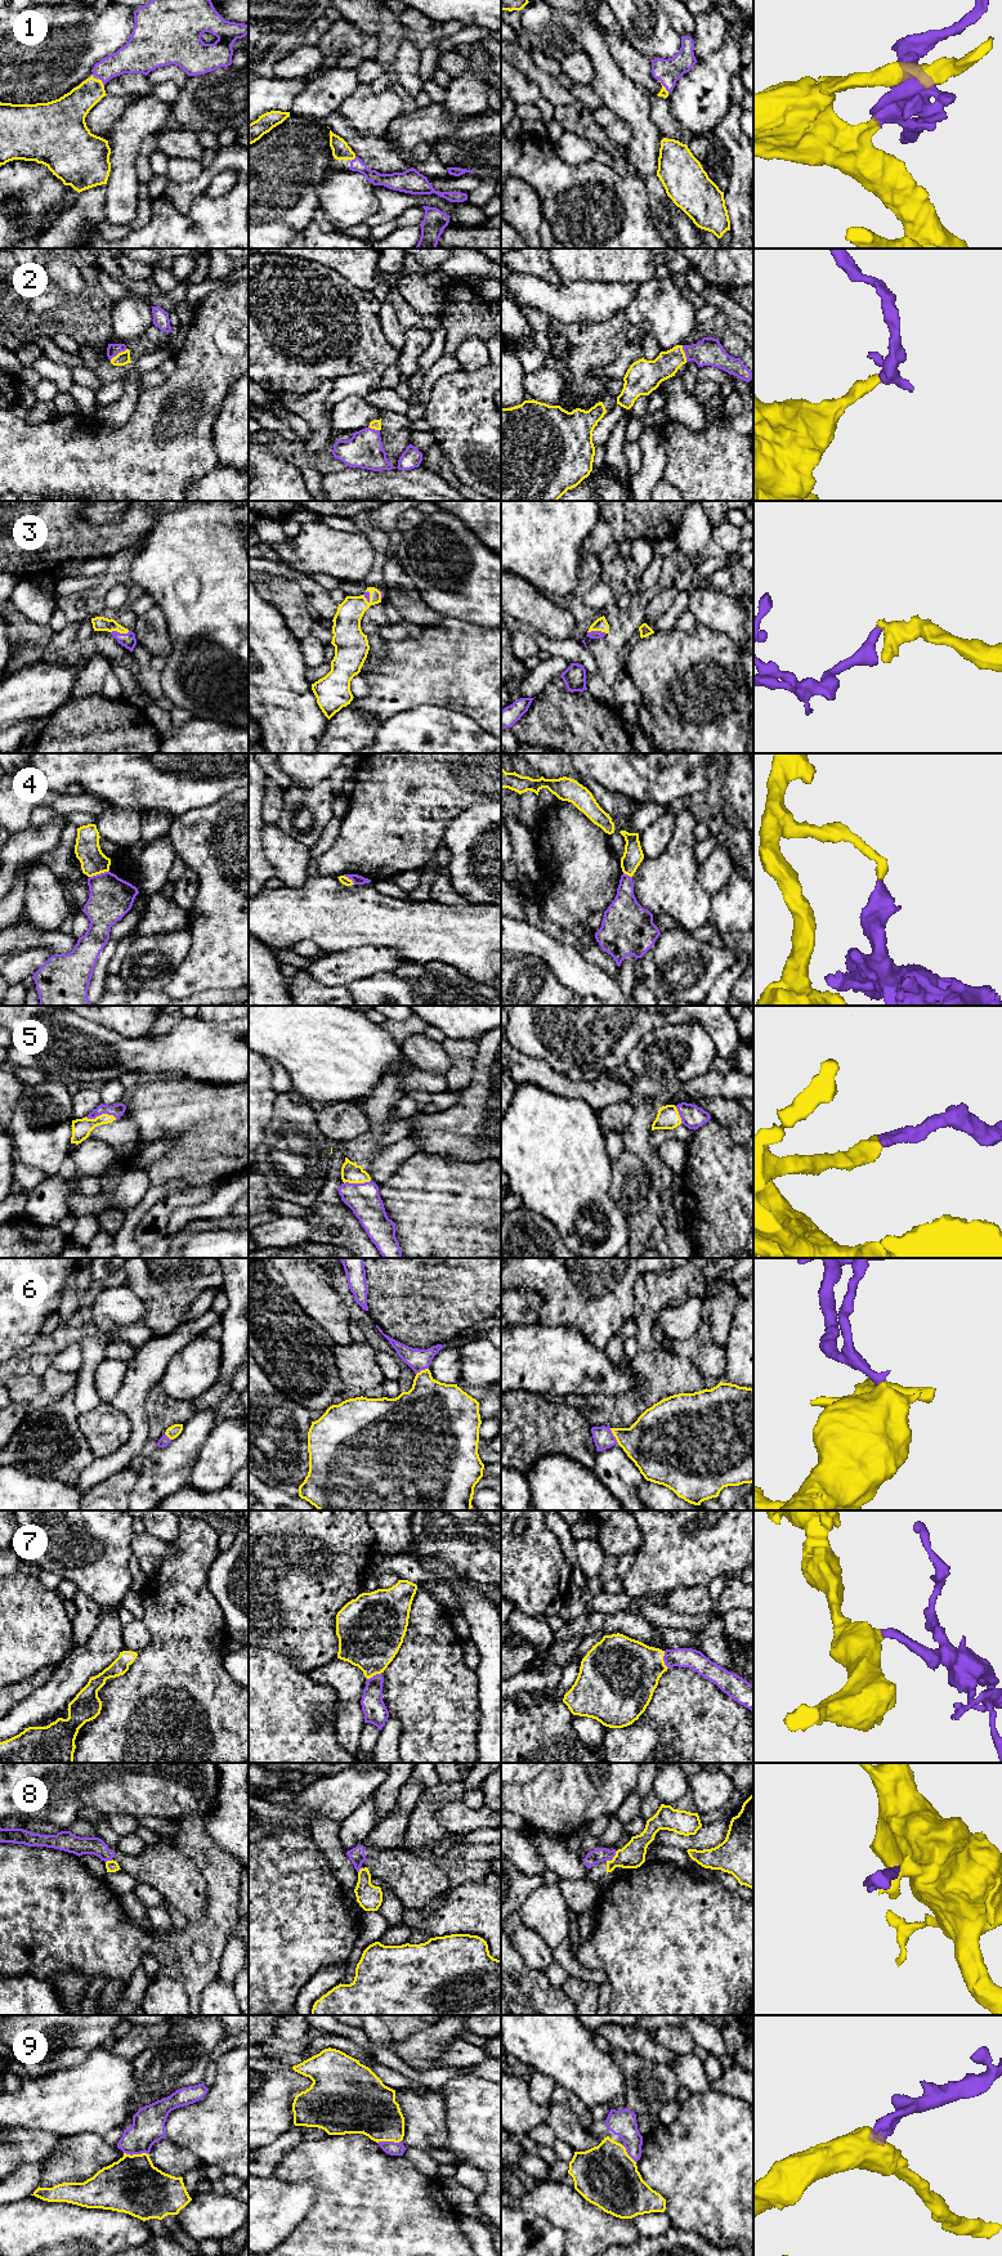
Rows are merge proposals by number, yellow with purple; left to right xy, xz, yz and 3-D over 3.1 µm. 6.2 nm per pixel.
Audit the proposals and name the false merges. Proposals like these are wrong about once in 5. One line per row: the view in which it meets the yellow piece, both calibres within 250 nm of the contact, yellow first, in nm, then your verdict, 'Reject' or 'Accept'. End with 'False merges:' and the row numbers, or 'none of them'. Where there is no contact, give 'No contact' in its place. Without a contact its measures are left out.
1: Touches yellow in xy. Thickness 200 nm (yellow) against 190 nm. Accept
2: Touches yellow in xy. Thickness 90 nm (yellow) against 80 nm. Accept
3: Touches yellow in yz. Thickness 80 nm (yellow) against 50 nm. Accept
4: Touches yellow in xy. Thickness 160 nm (yellow) against 280 nm. Reject
5: Touches yellow in xy. Thickness 120 nm (yellow) against 80 nm. Accept
6: Touches yellow in yz. Thickness 340 nm (yellow) against 130 nm. Accept
7: Touches yellow in yz. Thickness 420 nm (yellow) against 130 nm. Accept
8: Touches yellow in yz. Thickness 160 nm (yellow) against 90 nm. Reject
9: Touches yellow in xy. Thickness 360 nm (yellow) against 200 nm. Accept
False merges: 4, 8

